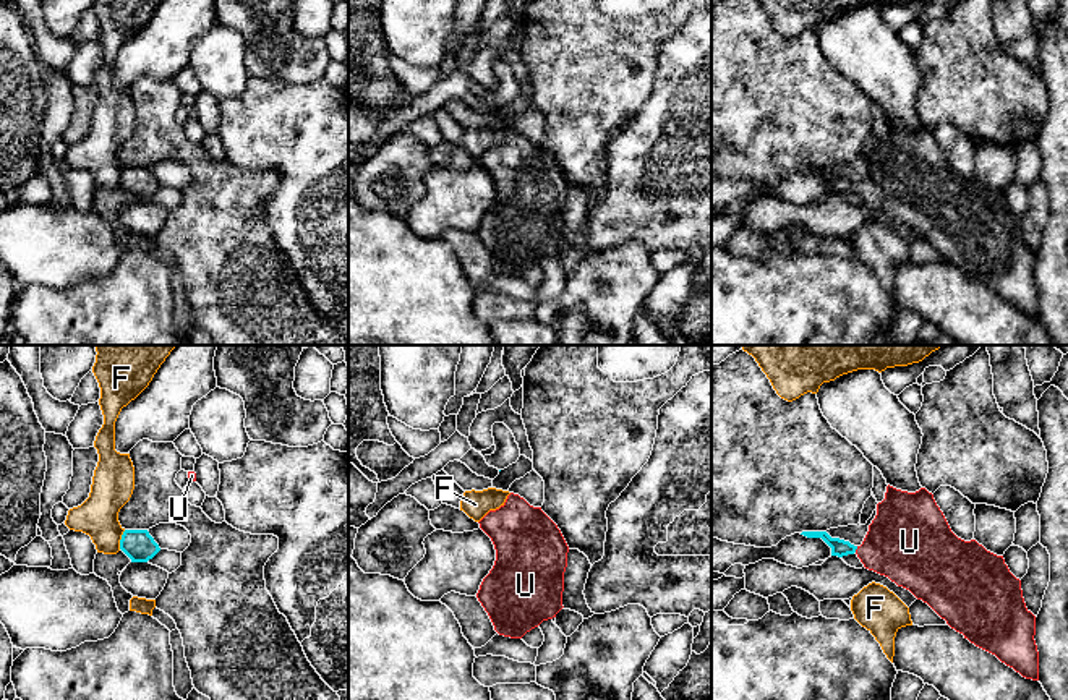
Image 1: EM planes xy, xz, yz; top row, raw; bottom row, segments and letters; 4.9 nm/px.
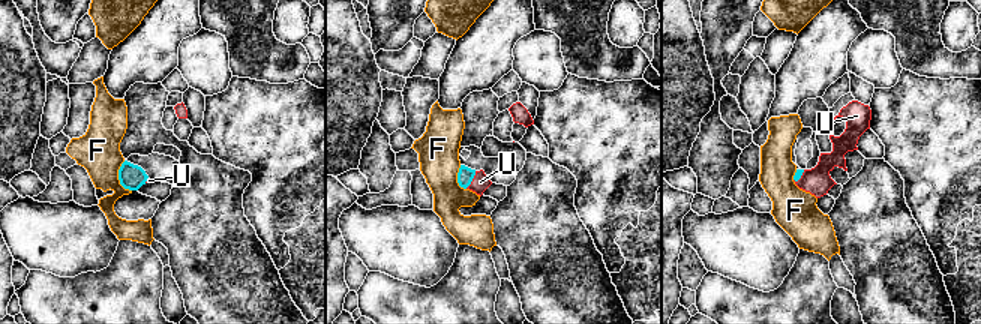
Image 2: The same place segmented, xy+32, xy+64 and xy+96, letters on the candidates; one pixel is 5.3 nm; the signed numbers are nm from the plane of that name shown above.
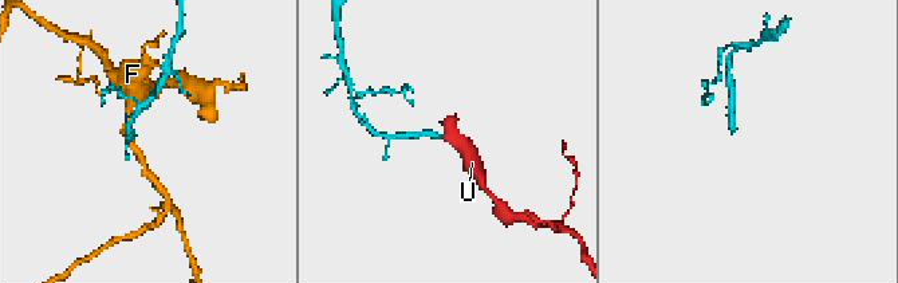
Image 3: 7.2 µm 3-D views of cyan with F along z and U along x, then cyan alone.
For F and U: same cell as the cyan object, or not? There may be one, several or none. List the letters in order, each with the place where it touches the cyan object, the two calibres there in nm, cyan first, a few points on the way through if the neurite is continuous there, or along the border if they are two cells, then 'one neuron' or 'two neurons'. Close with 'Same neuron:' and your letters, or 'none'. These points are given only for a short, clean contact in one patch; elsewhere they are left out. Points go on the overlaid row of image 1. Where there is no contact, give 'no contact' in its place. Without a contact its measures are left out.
F: contact xy (120, 540); calibres 160 and 200 nm; two neurons
U: contact yz (856, 548); calibres 90 and 380 nm; way yz (840, 548), (856, 548), (906, 543); one neuron
Same neuron: U

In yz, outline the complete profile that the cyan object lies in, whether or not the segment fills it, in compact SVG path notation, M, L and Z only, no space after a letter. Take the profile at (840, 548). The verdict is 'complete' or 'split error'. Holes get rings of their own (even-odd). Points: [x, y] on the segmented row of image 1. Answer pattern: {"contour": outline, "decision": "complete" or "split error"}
{"contour": "M888 484L861 546L831 538L827 531L801 535L822 538L831 548L831 556L843 557L856 553L865 569L909 590L971 643L995 655L1023 677L1039 681L1036 616L1026 608L1021 580L1010 572L1003 556L987 551L976 540L958 538L933 494L925 488L908 493Z", "decision": "split error"}

